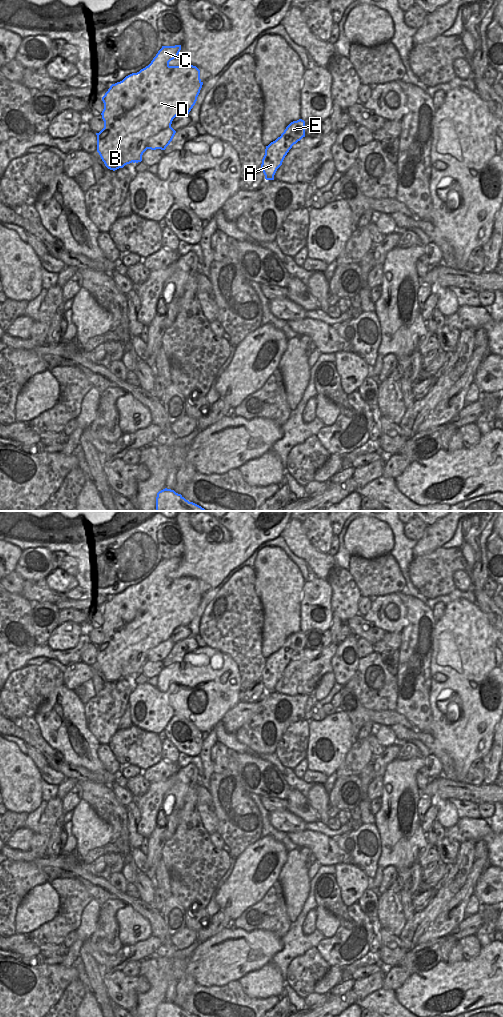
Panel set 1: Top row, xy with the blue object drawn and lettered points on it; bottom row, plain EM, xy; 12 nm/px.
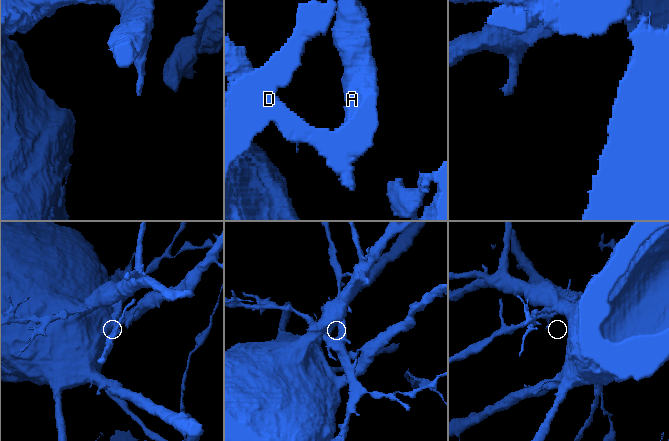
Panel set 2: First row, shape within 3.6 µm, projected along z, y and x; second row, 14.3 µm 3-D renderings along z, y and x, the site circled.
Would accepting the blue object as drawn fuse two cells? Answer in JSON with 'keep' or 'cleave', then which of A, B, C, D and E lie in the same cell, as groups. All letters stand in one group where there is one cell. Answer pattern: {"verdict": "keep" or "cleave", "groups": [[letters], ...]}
{"verdict": "cleave", "groups": [["A", "E"], ["B", "C", "D"]]}

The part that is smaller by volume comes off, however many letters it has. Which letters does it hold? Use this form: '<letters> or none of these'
A, E.

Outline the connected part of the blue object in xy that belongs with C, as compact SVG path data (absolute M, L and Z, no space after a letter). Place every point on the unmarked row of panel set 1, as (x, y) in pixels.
M181 557L162 558L148 578L112 596L102 609L104 640L96 645L97 664L108 681L141 674L149 652L168 641L177 627L189 626L195 617L203 597L200 582L193 577L169 577L180 562Z

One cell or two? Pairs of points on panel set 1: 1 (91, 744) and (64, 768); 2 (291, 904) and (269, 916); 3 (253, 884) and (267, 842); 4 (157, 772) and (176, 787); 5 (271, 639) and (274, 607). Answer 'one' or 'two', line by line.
1: two
2: two
3: one
4: two
5: one

